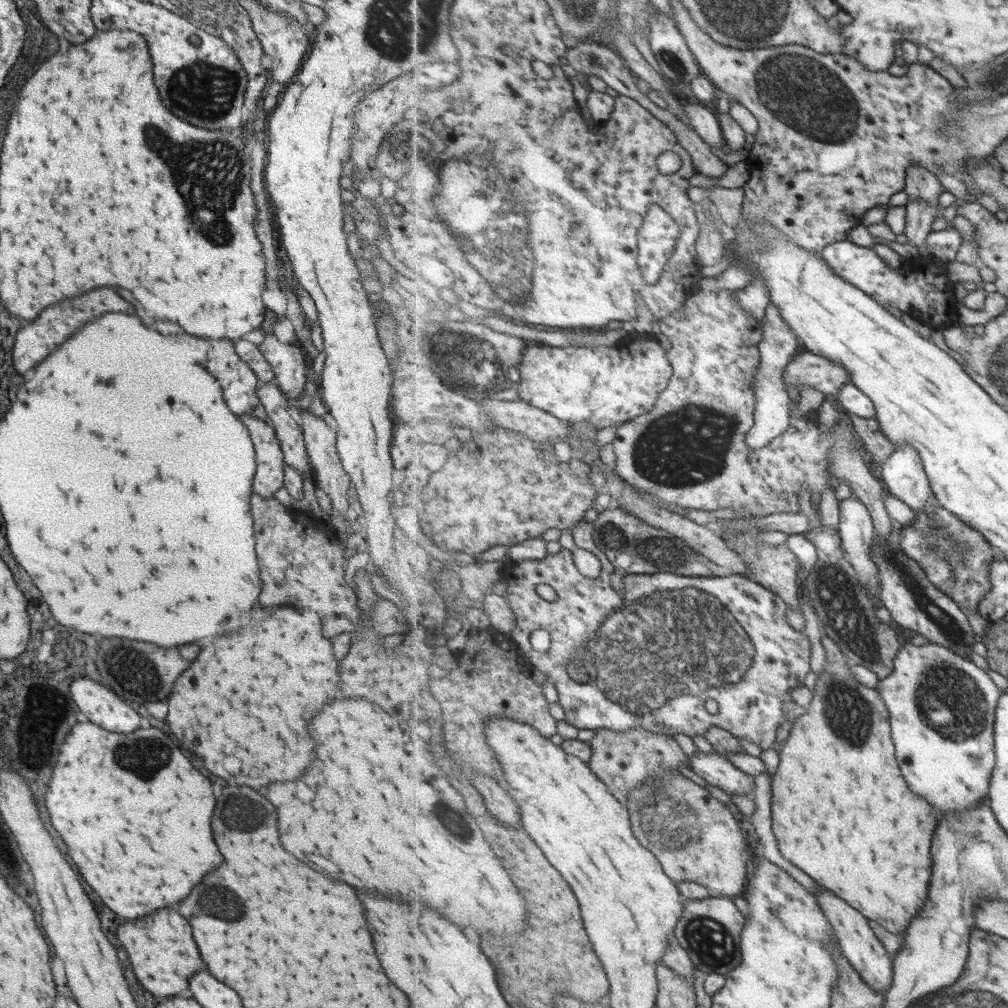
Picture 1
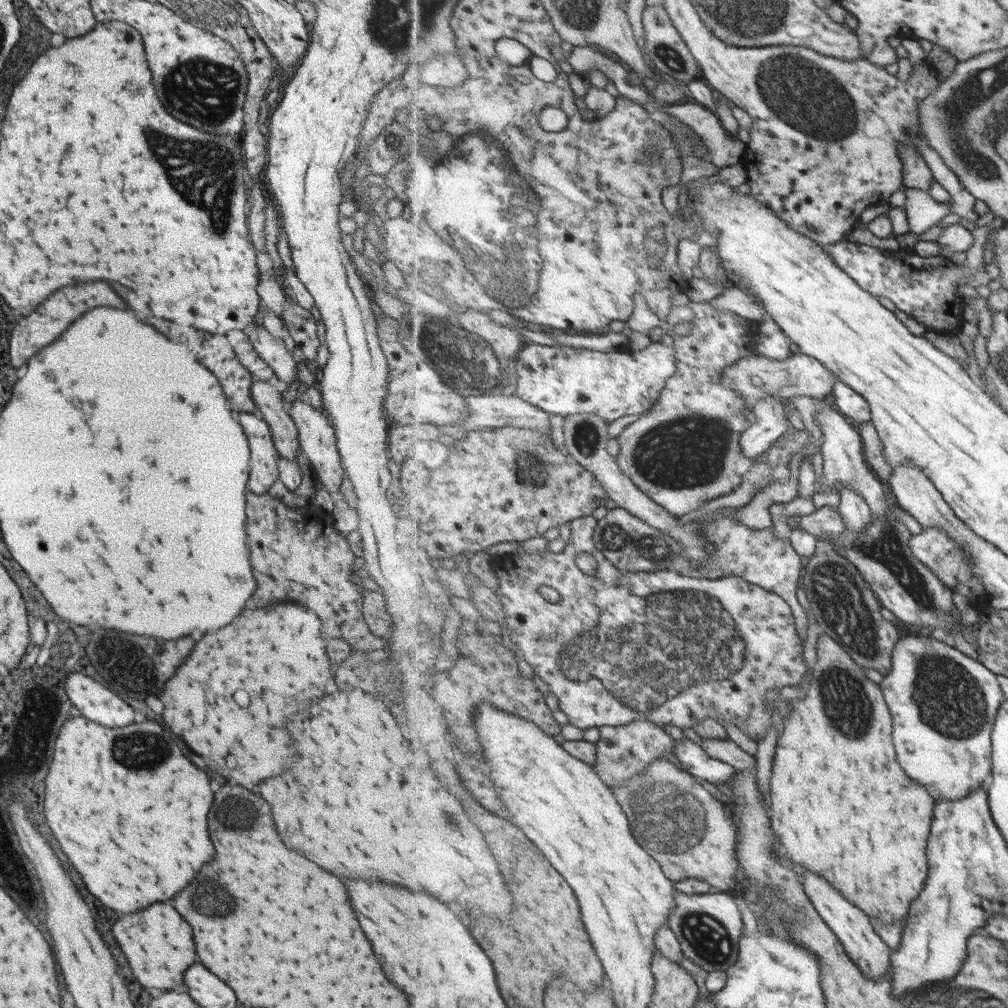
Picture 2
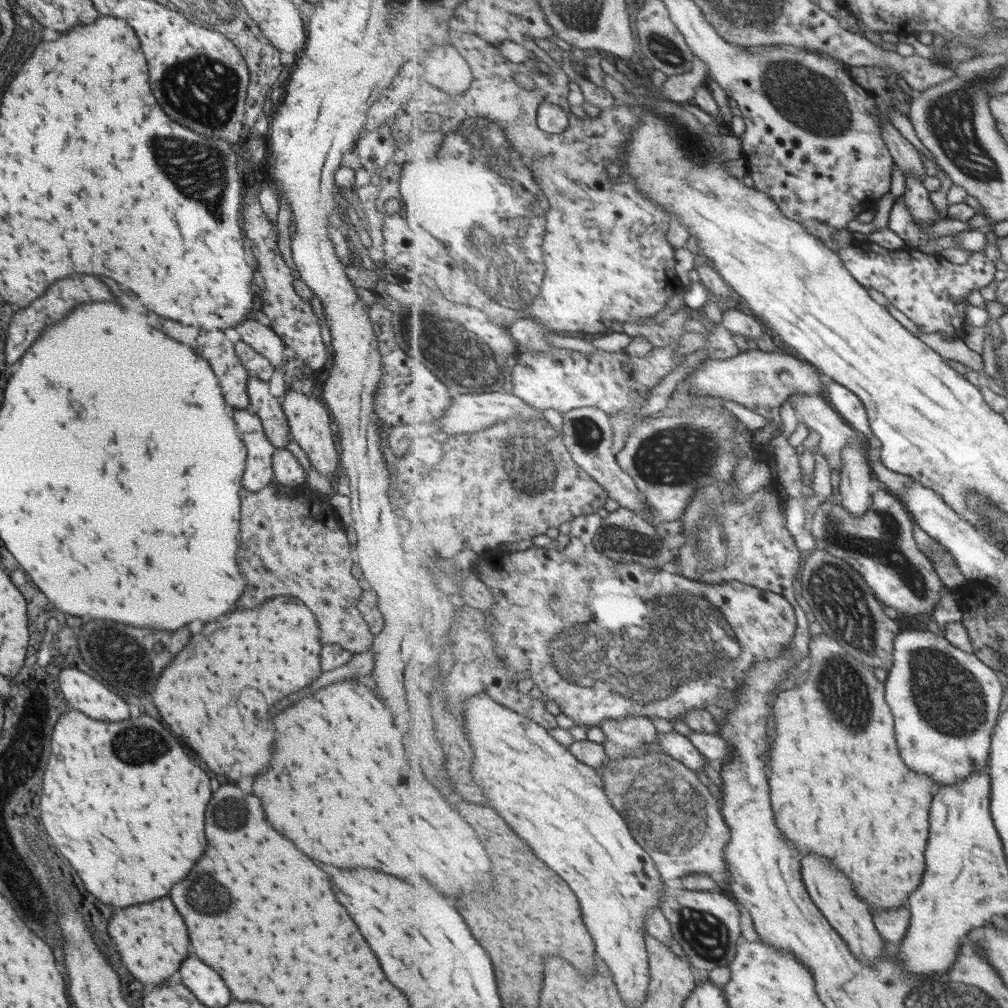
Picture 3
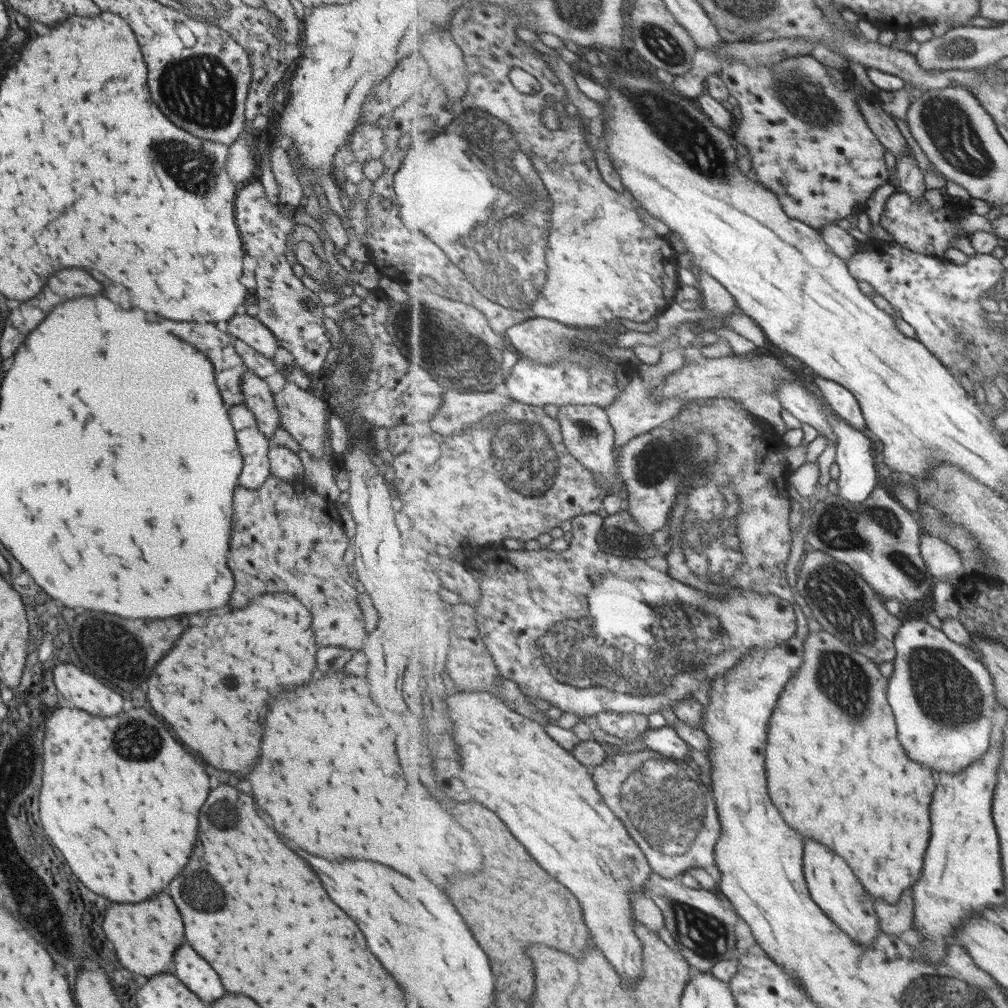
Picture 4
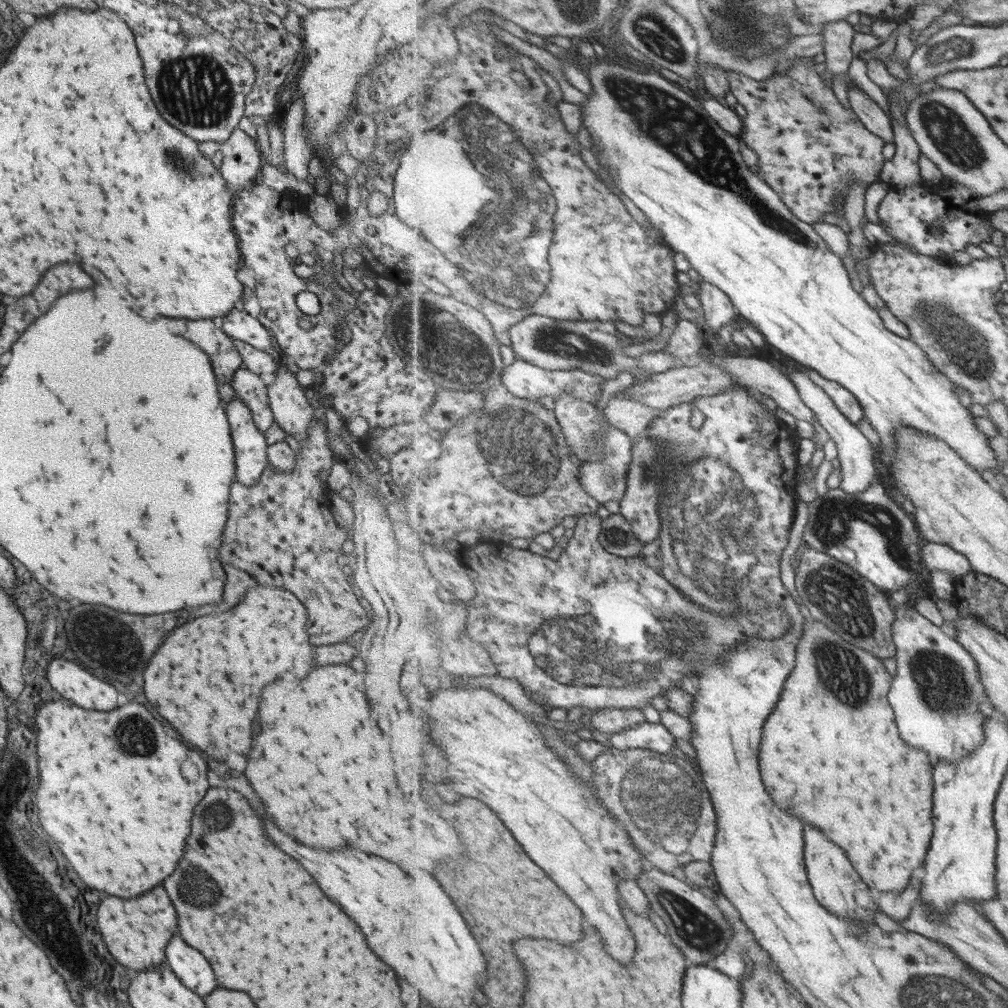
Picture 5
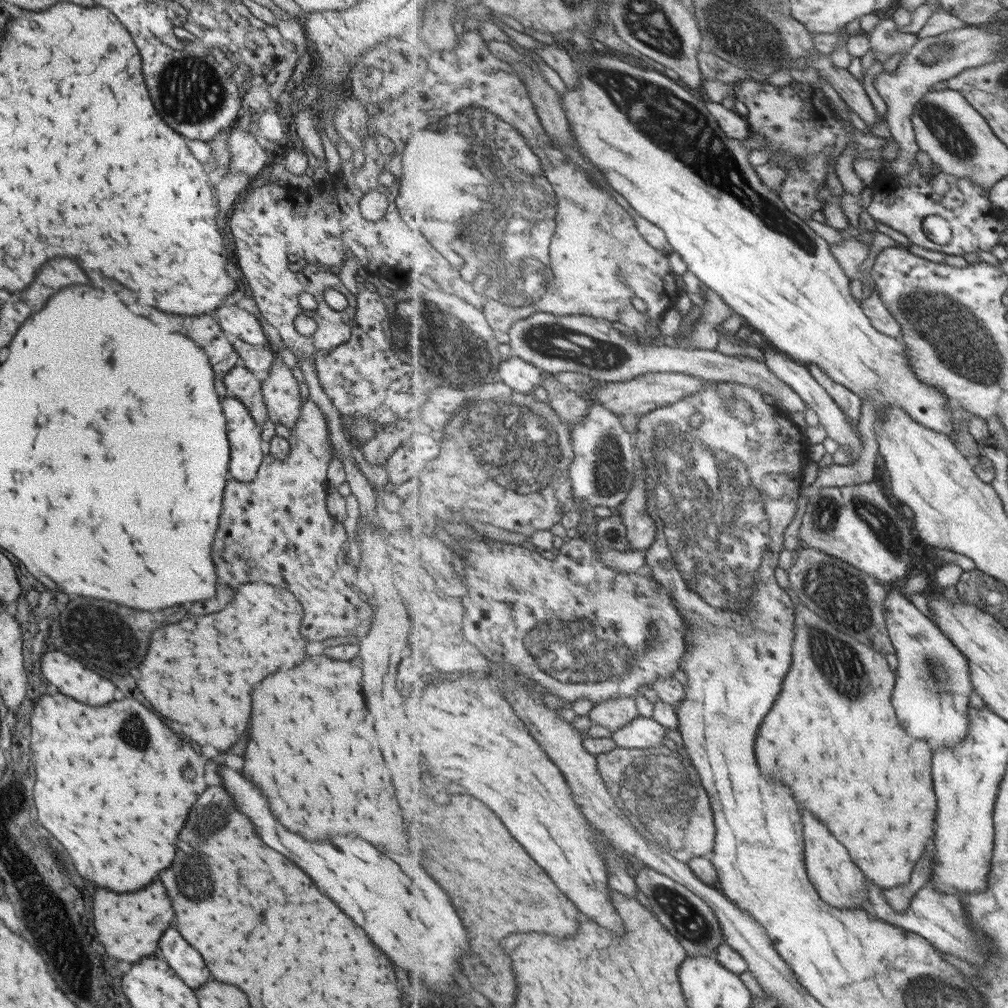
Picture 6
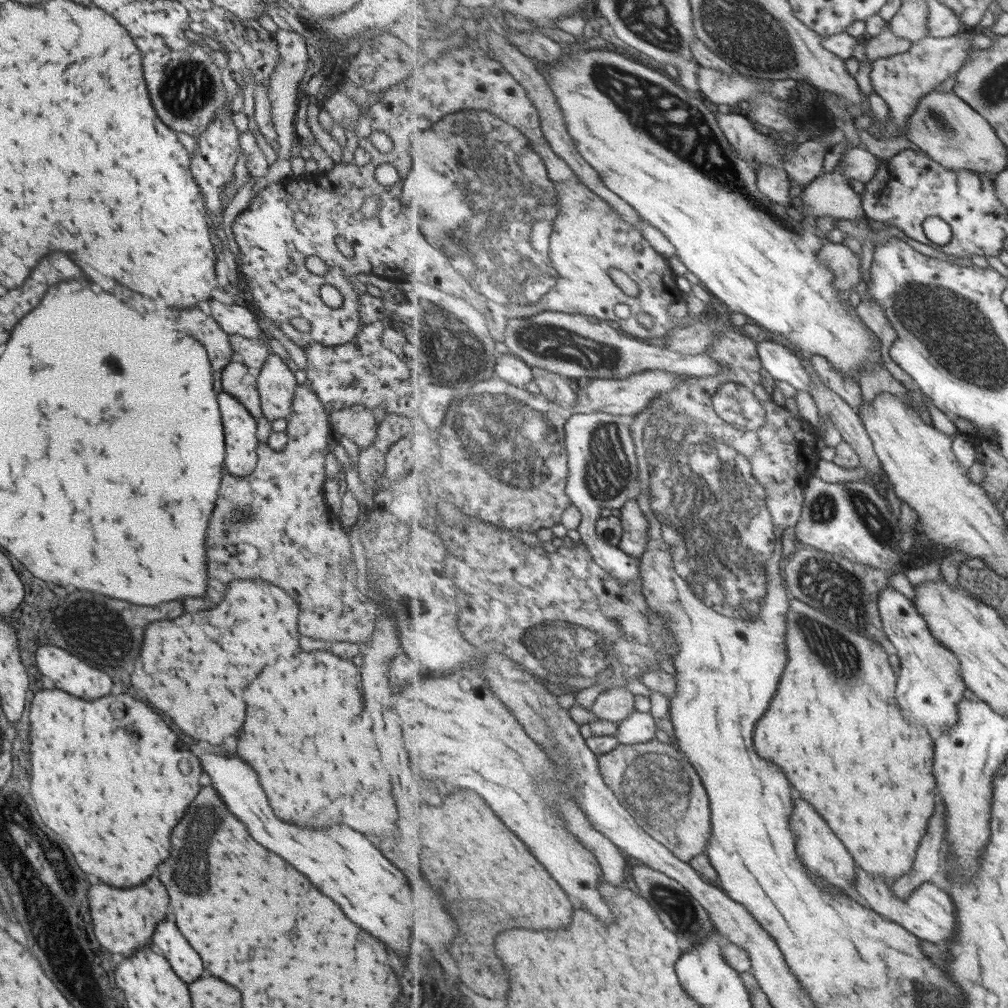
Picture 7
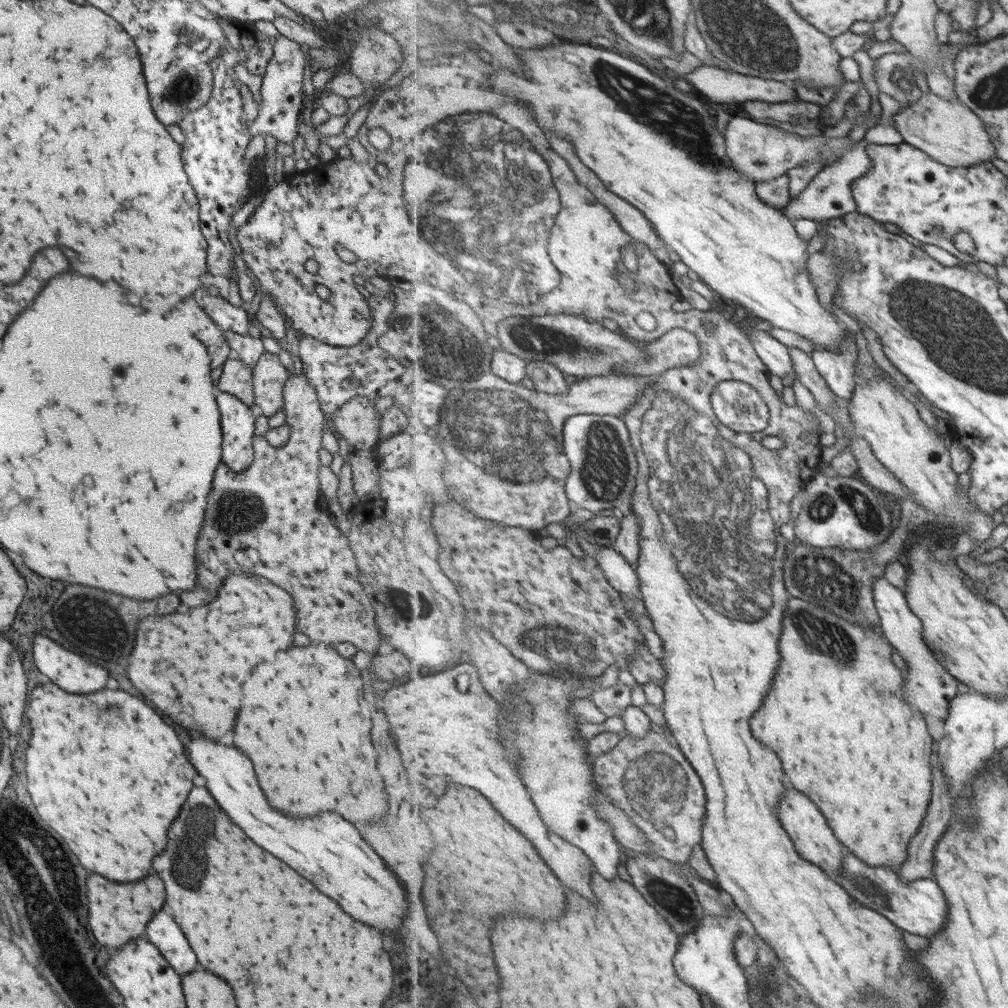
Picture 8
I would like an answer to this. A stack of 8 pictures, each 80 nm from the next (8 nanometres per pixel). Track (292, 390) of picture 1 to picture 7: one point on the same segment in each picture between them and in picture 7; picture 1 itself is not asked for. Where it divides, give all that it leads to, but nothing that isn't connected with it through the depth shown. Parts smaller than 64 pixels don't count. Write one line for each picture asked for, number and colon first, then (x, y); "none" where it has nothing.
2: (271, 349)
3: (261, 339)
4: (240, 326)
5: (237, 324)
6: (237, 323)
7: (238, 319)

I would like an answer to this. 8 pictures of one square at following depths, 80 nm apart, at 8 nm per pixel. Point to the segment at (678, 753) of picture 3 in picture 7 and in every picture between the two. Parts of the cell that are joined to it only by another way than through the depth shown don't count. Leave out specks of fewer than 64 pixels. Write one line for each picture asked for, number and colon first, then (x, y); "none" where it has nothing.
4: (665, 740)
5: (653, 736)
6: (641, 732)
7: (640, 727)

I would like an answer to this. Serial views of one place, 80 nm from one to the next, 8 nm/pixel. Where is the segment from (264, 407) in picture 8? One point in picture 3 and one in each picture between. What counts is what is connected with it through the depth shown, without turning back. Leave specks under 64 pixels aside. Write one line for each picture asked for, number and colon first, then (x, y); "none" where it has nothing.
3: (309, 423)
4: (303, 416)
5: (291, 411)
6: (279, 393)
7: (275, 383)

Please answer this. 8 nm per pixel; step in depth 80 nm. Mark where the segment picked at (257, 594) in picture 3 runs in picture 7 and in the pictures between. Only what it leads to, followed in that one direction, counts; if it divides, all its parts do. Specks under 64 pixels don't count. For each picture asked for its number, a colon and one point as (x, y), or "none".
4: (284, 537)
5: (279, 532)
6: (275, 529)
7: (274, 525)

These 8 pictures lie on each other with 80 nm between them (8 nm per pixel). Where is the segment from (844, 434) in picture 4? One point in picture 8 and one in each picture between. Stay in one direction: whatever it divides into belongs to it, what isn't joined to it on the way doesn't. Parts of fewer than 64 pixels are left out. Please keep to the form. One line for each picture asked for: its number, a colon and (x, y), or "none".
5: (855, 453)
6: (796, 374)
7: (779, 362)
8: (777, 356)

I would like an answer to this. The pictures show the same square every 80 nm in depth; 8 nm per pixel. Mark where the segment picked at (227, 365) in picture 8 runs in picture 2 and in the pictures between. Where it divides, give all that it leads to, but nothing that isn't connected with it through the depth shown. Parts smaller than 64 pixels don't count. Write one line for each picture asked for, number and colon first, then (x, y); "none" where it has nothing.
2: (269, 406)
3: (261, 403)
4: (257, 398)
5: (248, 388)
6: (239, 382)
7: (234, 379)

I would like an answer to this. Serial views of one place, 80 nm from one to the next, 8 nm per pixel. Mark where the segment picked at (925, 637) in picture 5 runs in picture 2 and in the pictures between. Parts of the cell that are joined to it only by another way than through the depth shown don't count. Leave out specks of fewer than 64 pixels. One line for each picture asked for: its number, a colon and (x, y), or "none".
2: (945, 702)
3: (947, 702)
4: (944, 698)

